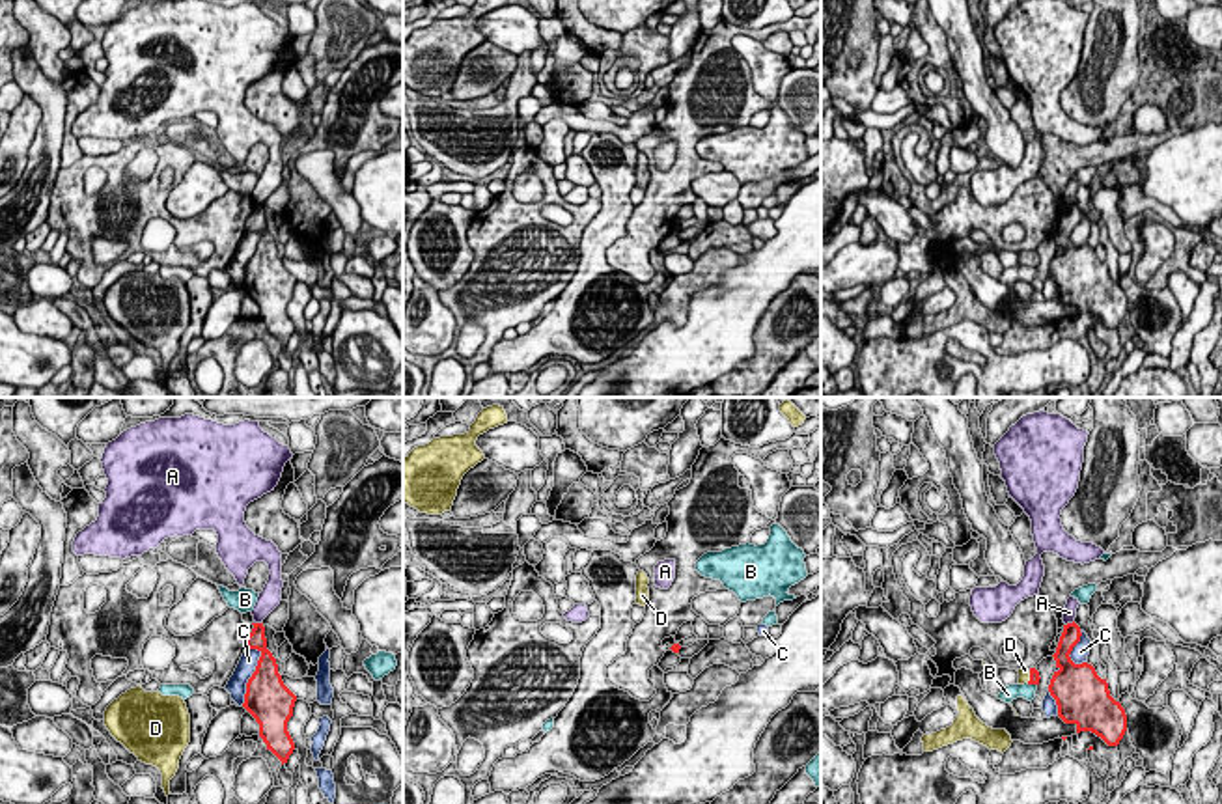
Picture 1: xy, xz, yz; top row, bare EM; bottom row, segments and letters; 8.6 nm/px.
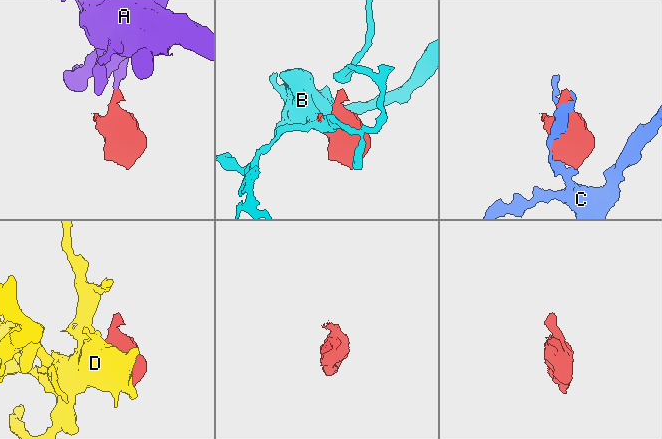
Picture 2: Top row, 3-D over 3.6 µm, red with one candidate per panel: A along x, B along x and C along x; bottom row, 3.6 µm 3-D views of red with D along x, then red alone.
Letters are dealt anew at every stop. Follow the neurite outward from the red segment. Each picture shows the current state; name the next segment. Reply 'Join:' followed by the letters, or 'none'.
Join: D

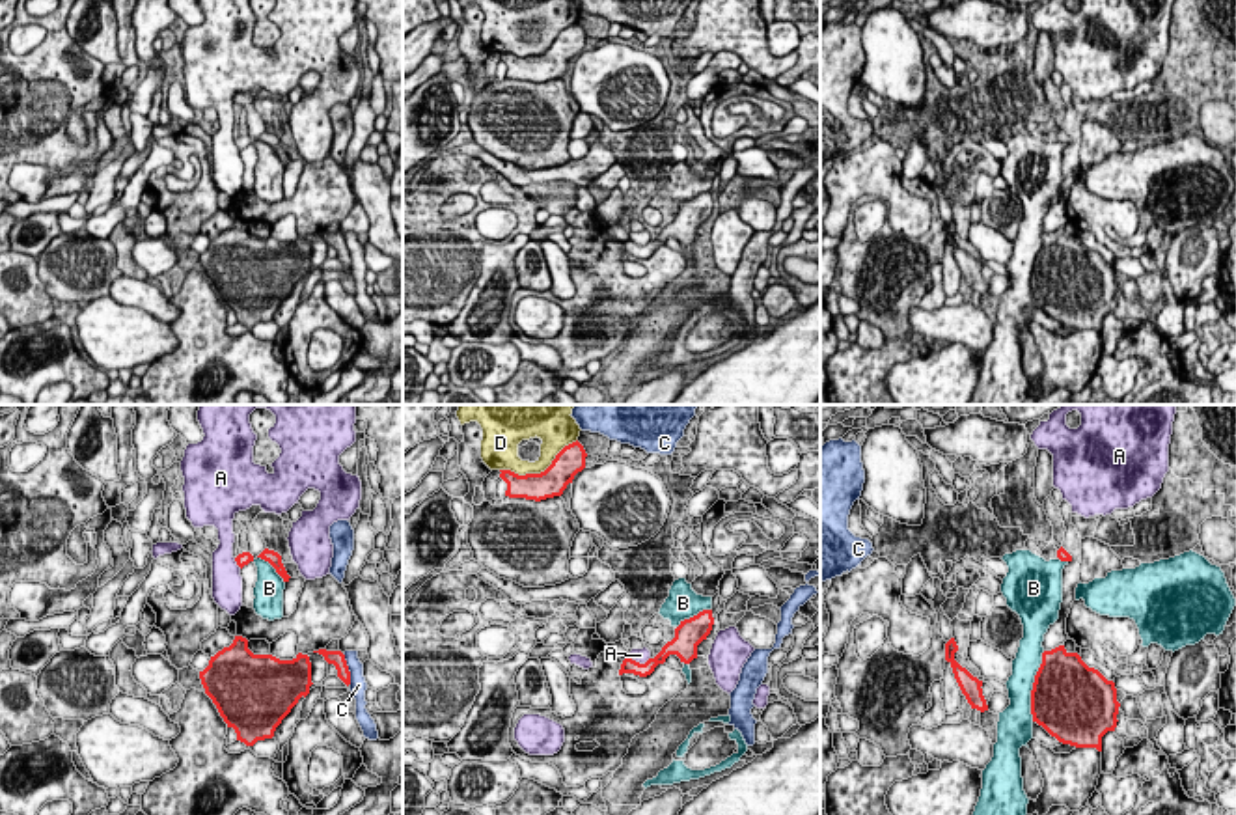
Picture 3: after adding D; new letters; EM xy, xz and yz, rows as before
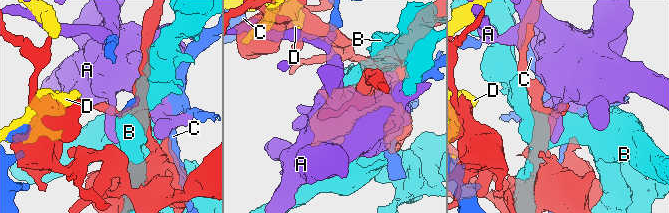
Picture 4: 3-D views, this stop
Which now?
Join: none

